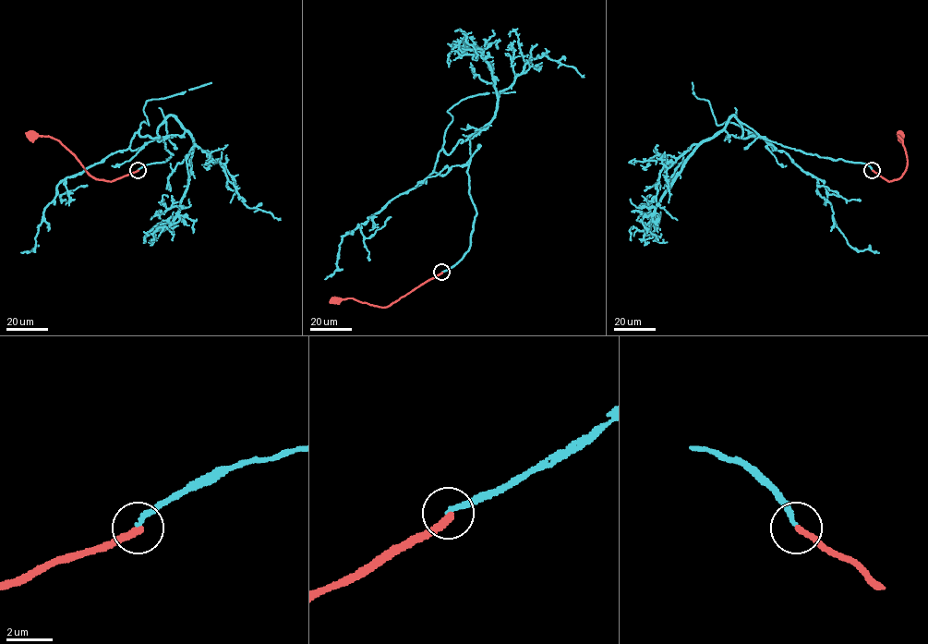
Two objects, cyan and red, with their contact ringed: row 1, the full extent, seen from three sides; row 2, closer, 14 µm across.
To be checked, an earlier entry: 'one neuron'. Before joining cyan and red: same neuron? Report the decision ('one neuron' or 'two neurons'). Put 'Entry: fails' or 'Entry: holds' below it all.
two neurons
Entry: fails

